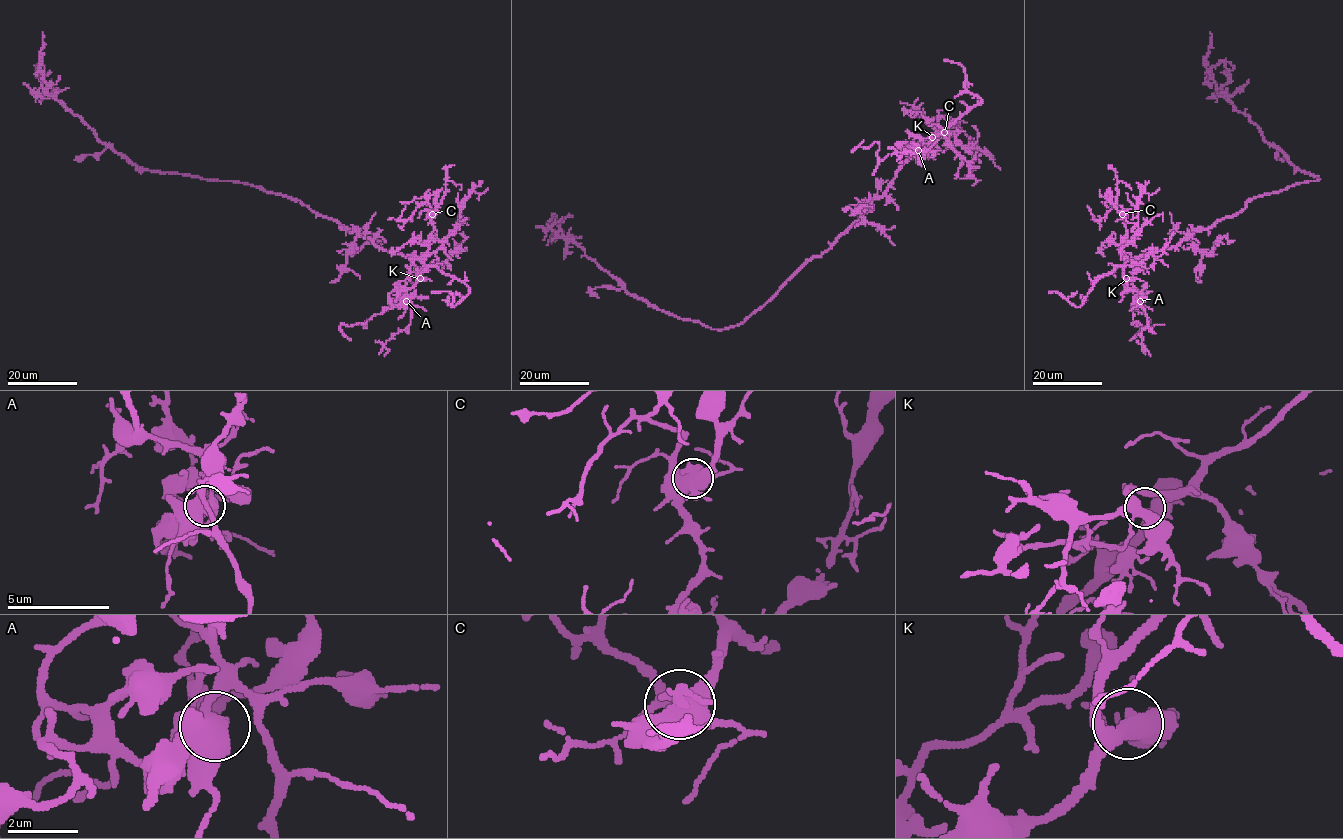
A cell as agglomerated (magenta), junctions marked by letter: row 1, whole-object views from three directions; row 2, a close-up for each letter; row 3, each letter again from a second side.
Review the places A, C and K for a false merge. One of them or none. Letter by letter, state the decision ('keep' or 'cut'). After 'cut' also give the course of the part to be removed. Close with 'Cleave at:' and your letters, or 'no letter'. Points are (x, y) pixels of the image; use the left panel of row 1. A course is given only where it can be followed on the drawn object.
A: cut; course (406, 301), (389, 303), (392, 307), (376, 313), (364, 327), (366, 321), (342, 324), (340, 330), (350, 340)
C: keep
K: keep
Cleave at: A

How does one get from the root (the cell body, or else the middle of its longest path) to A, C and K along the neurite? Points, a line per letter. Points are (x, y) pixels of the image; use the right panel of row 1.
A: (1265, 193), (1174, 246), (1142, 256), (1126, 282), (1139, 293), (1139, 301)
C: (1265, 193), (1174, 246), (1138, 257), (1126, 258), (1120, 251), (1126, 234), (1122, 214)
K: (1265, 193), (1249, 200), (1235, 214), (1197, 228), (1174, 246), (1149, 252), (1137, 262), (1133, 276), (1126, 278)

